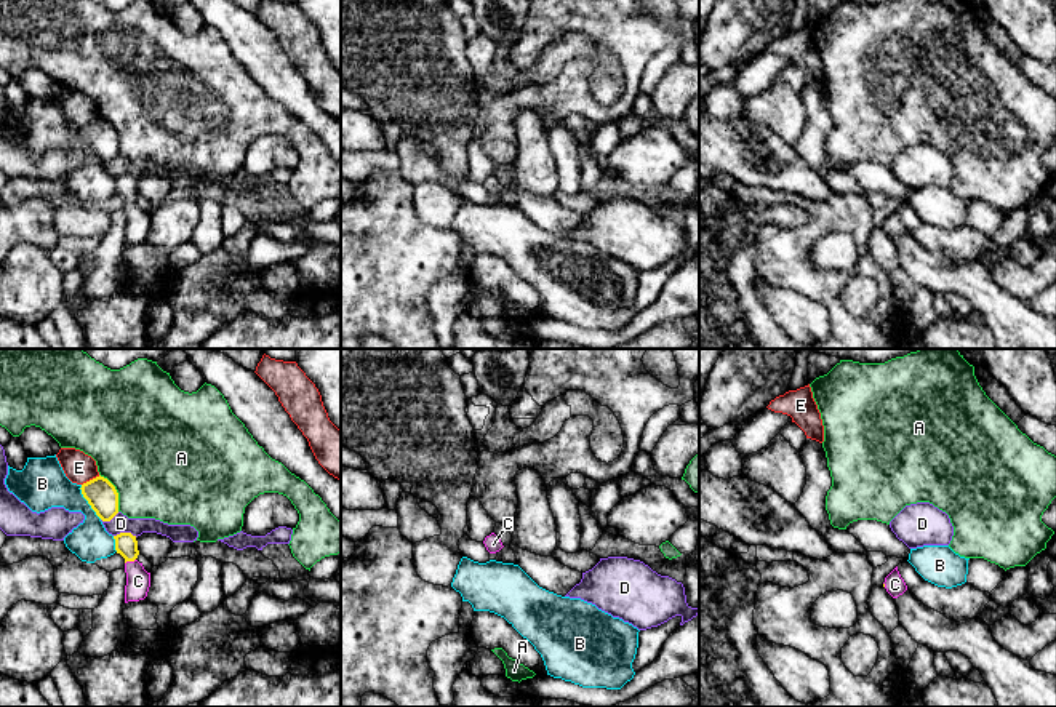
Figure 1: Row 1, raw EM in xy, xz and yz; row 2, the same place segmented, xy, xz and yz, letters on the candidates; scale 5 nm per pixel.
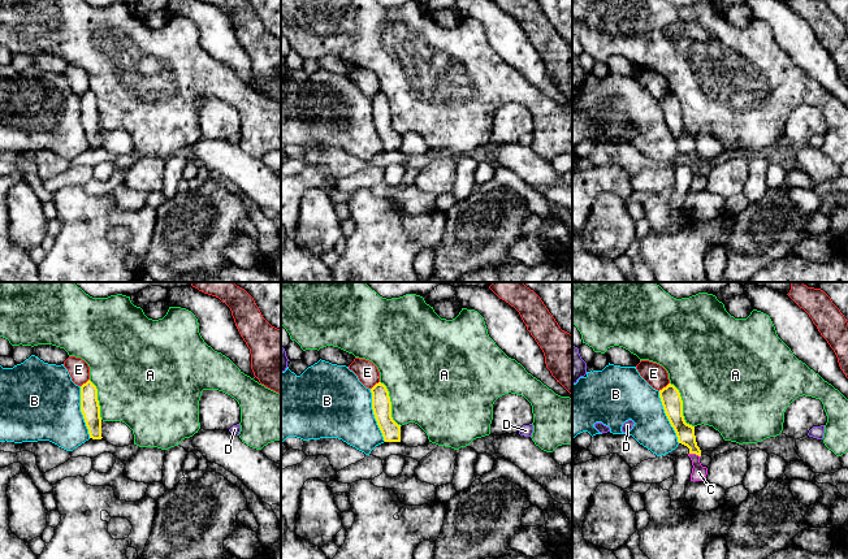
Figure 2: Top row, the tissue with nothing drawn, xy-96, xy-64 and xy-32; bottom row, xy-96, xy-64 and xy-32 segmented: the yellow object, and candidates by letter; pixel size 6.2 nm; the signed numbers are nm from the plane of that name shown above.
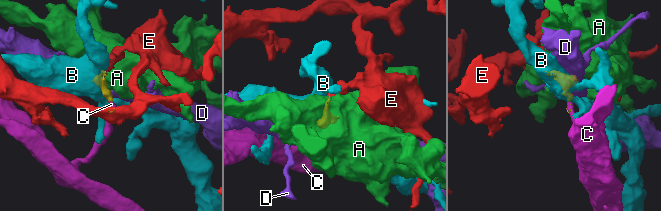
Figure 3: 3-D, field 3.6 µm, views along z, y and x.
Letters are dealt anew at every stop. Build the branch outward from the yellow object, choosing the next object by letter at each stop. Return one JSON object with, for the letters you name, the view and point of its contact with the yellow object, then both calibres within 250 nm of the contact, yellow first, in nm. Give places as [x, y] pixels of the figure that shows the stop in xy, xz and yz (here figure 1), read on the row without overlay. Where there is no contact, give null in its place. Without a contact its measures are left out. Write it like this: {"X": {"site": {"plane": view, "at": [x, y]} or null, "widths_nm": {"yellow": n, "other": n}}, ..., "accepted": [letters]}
{"C": {"site": {"plane": "xy", "at": [130, 202]}, "widths_nm": {"yellow": 110, "other": 130}}, "accepted": ["C"]}

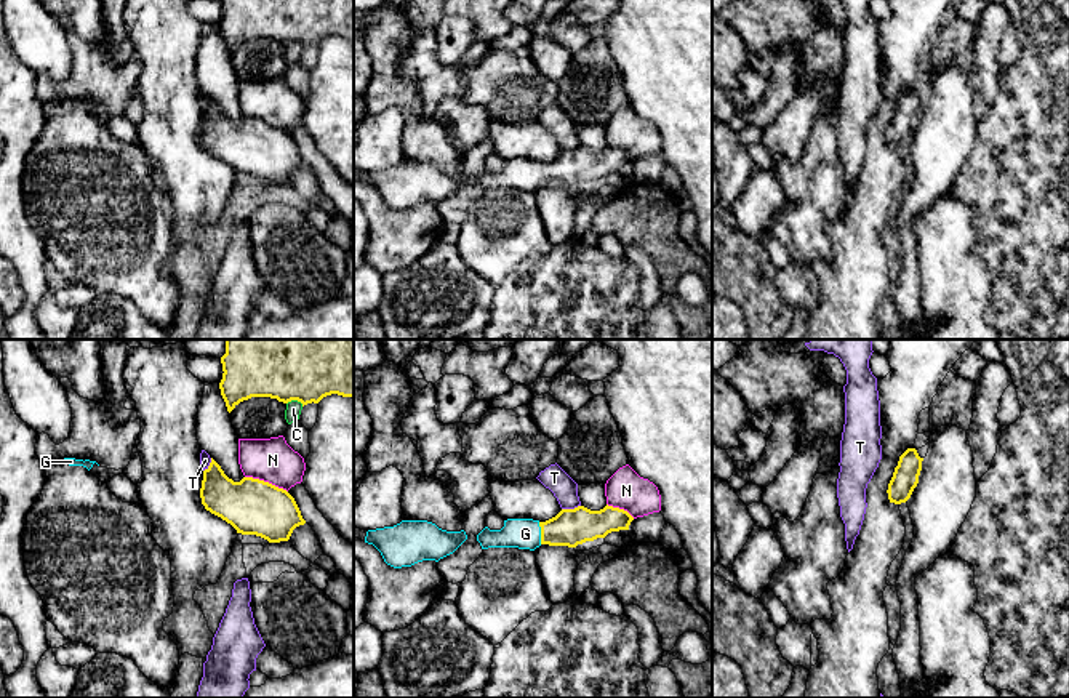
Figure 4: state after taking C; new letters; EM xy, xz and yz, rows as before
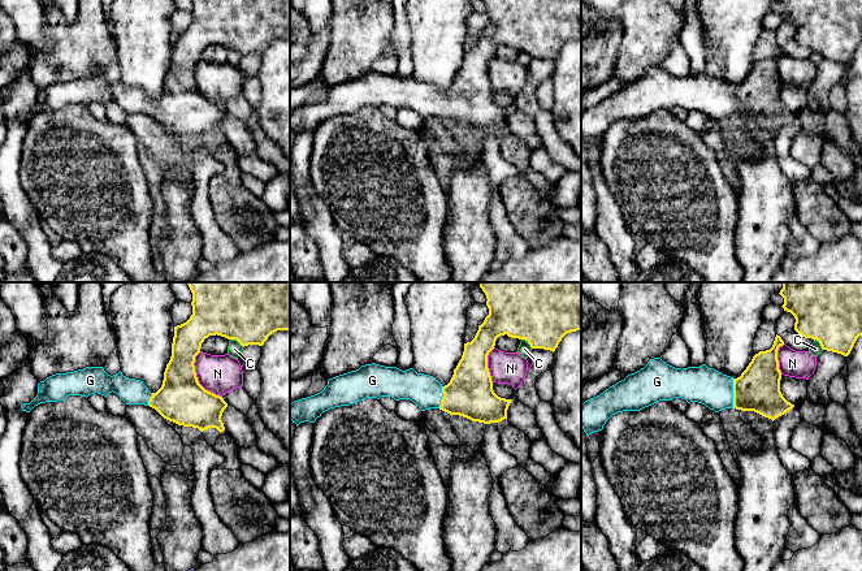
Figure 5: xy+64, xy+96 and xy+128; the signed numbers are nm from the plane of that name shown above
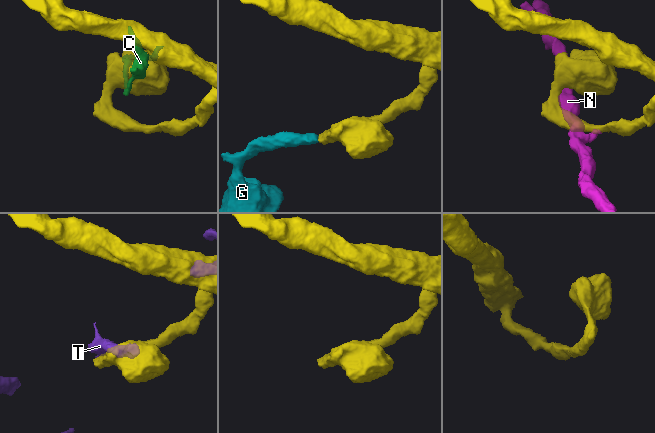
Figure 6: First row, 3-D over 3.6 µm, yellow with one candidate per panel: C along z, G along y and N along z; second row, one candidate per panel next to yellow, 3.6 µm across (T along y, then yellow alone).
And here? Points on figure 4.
{"G": {"site": {"plane": "xz", "at": [541, 175]}, "widths_nm": {"yellow": 190, "other": 160}}, "accepted": ["G"]}

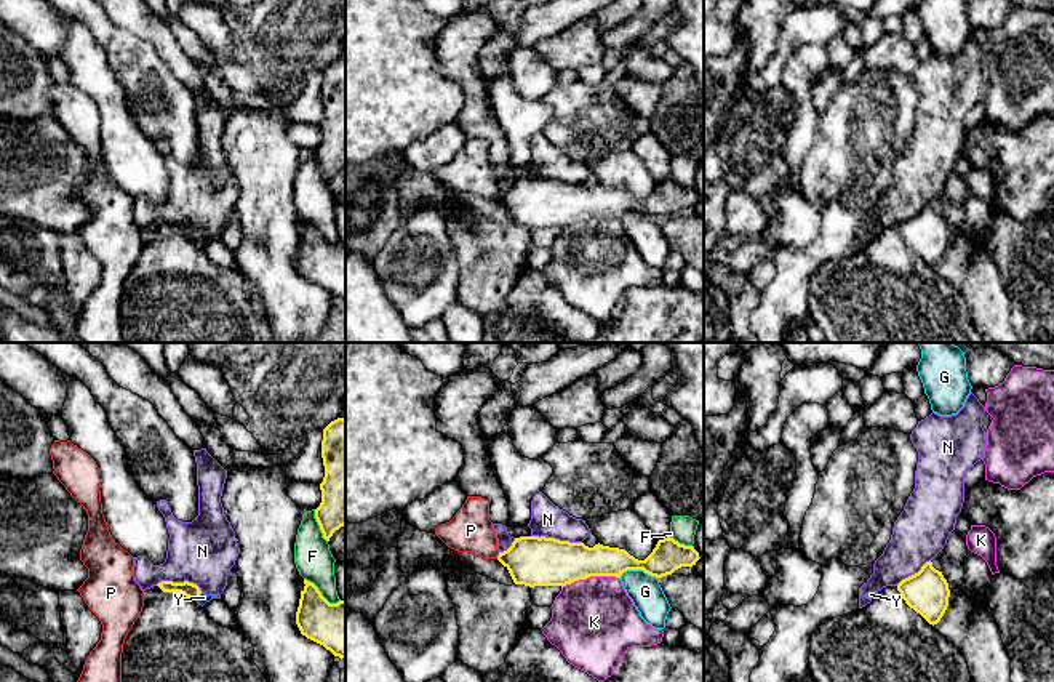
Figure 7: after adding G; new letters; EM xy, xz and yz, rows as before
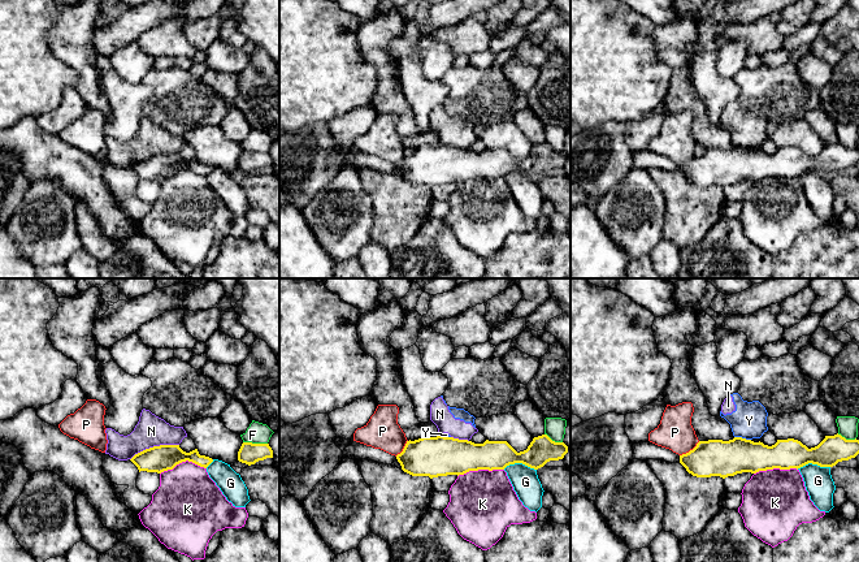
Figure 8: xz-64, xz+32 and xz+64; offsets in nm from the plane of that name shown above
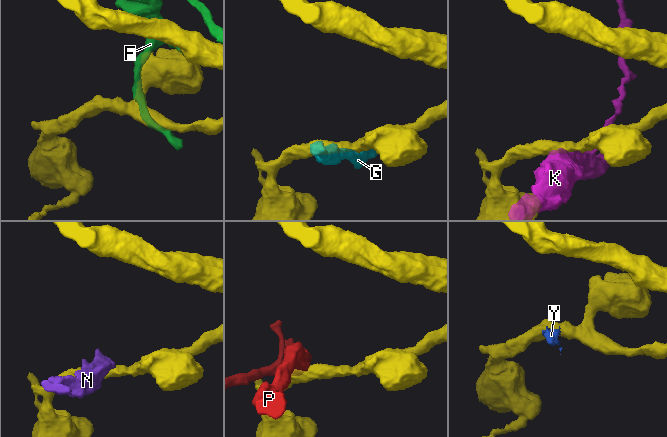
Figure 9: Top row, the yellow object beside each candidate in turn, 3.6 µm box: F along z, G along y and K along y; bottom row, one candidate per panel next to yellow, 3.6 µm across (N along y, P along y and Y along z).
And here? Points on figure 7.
{"accepted": []}

